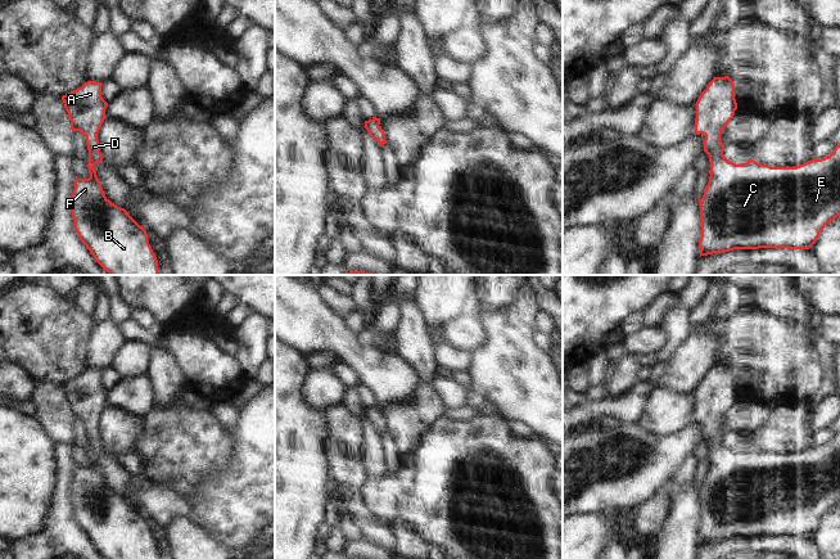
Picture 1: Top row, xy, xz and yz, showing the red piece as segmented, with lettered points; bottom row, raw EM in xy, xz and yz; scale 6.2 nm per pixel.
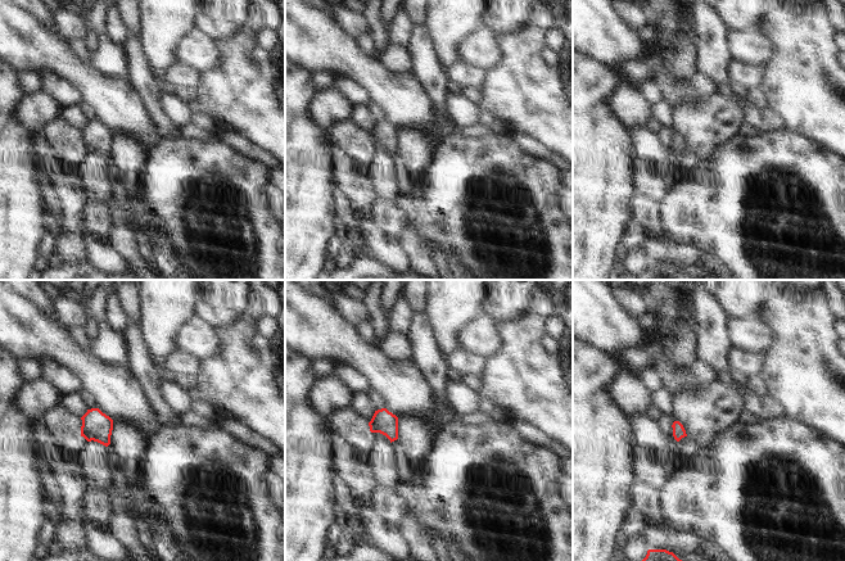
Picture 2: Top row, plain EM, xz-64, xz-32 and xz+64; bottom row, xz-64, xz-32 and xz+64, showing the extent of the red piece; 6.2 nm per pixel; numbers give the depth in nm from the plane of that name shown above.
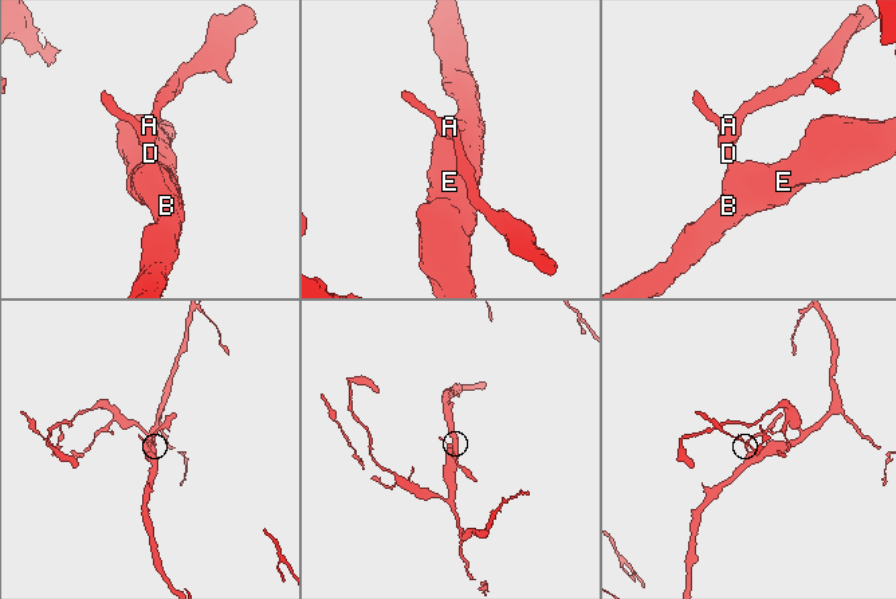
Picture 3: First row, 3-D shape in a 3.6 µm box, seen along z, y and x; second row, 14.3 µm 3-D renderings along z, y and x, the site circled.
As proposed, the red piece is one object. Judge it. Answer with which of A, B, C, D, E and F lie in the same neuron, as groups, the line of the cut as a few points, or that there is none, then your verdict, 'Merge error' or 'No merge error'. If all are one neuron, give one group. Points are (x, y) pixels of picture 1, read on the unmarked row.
Groups: A B C D E F. No split. No merge error

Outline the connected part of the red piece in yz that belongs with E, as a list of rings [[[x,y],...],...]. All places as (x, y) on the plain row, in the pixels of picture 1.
[[[714,365],[696,389],[695,423],[703,421],[704,439],[709,443],[709,470],[700,492],[701,524],[699,528],[700,545],[723,541],[733,537],[787,536],[809,537],[816,531],[822,517],[840,504],[840,433],[821,447],[813,446],[796,455],[771,455],[754,447],[744,452],[728,450],[723,443],[724,432],[721,423],[727,411],[733,406],[737,391],[735,371],[728,365]]]

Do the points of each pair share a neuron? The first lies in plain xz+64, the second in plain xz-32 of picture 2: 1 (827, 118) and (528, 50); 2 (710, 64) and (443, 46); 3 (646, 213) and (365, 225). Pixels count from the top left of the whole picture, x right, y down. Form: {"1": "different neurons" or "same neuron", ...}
{"1": "same neuron", "2": "different neurons", "3": "same neuron"}

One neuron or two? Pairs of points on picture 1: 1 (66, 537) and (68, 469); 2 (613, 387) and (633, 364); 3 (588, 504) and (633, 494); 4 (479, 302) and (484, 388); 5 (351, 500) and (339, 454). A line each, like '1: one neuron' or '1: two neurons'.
1: one neuron
2: one neuron
3: one neuron
4: two neurons
5: two neurons

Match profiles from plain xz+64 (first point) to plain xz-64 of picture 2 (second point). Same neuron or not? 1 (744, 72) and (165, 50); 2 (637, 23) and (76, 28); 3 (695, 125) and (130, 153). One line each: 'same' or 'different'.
1: different
2: same
3: same

